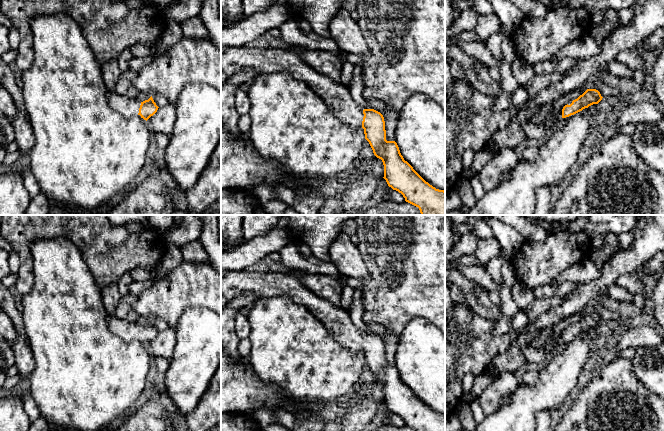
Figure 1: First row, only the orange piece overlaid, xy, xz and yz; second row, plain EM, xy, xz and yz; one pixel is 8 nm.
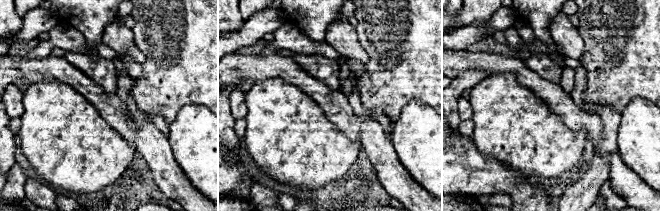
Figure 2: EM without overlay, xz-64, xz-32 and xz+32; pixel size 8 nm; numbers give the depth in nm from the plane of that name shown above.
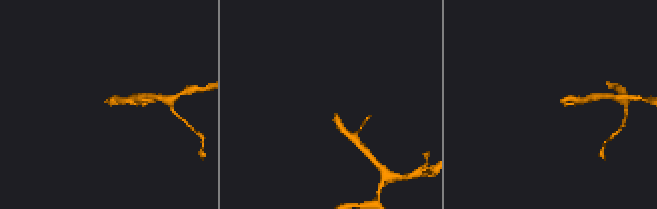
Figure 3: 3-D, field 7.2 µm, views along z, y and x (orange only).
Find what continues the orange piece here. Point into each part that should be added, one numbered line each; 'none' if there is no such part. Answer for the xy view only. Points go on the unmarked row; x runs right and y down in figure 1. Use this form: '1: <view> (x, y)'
1: xy (128, 331)

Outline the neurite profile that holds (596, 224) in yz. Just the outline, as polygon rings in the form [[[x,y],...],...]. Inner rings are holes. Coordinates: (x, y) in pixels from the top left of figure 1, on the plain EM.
[[[590,215],[583,231],[592,240],[600,234],[630,232],[644,215]]]

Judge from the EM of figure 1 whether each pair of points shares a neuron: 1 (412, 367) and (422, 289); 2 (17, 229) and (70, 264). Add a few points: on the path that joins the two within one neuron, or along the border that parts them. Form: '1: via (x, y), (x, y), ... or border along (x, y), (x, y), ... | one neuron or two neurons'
1: border along (434, 324), (423, 318), (414, 317), (401, 333) | two neurons
2: border along (58, 236), (36, 239), (31, 244), (32, 263) | two neurons

